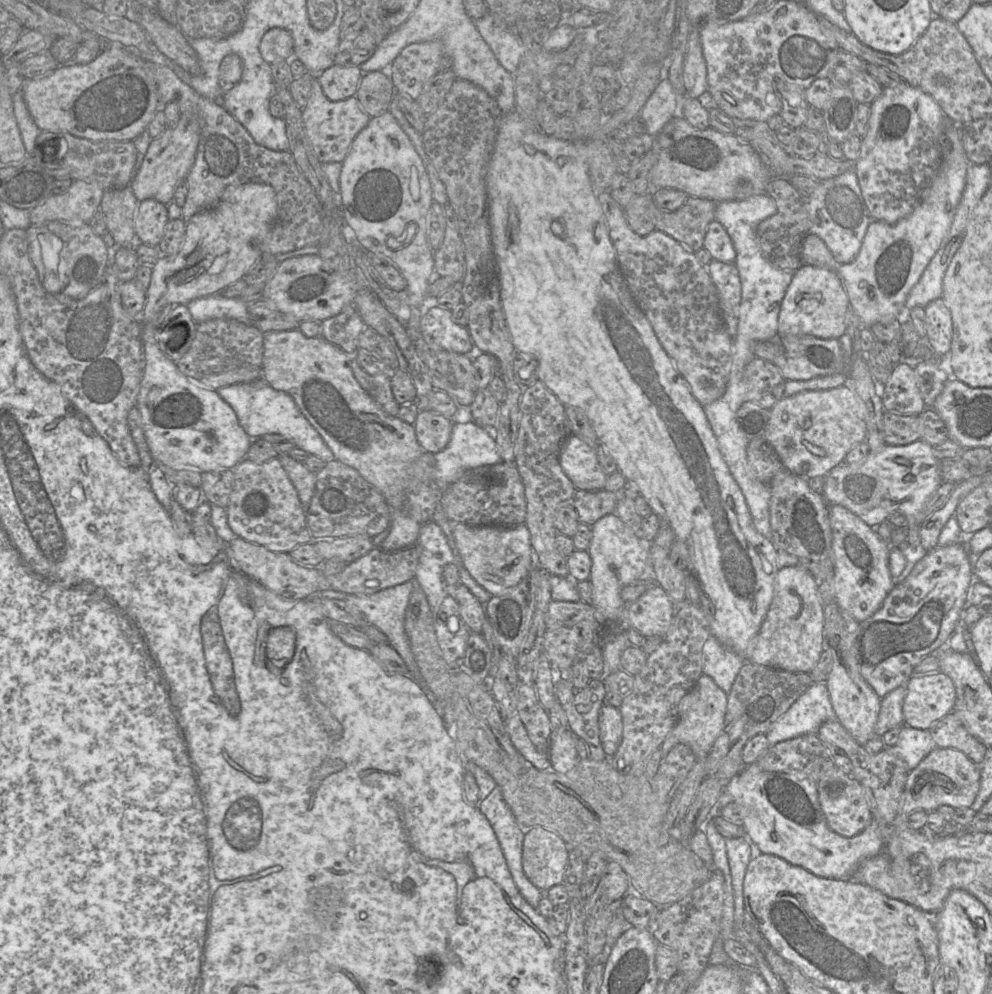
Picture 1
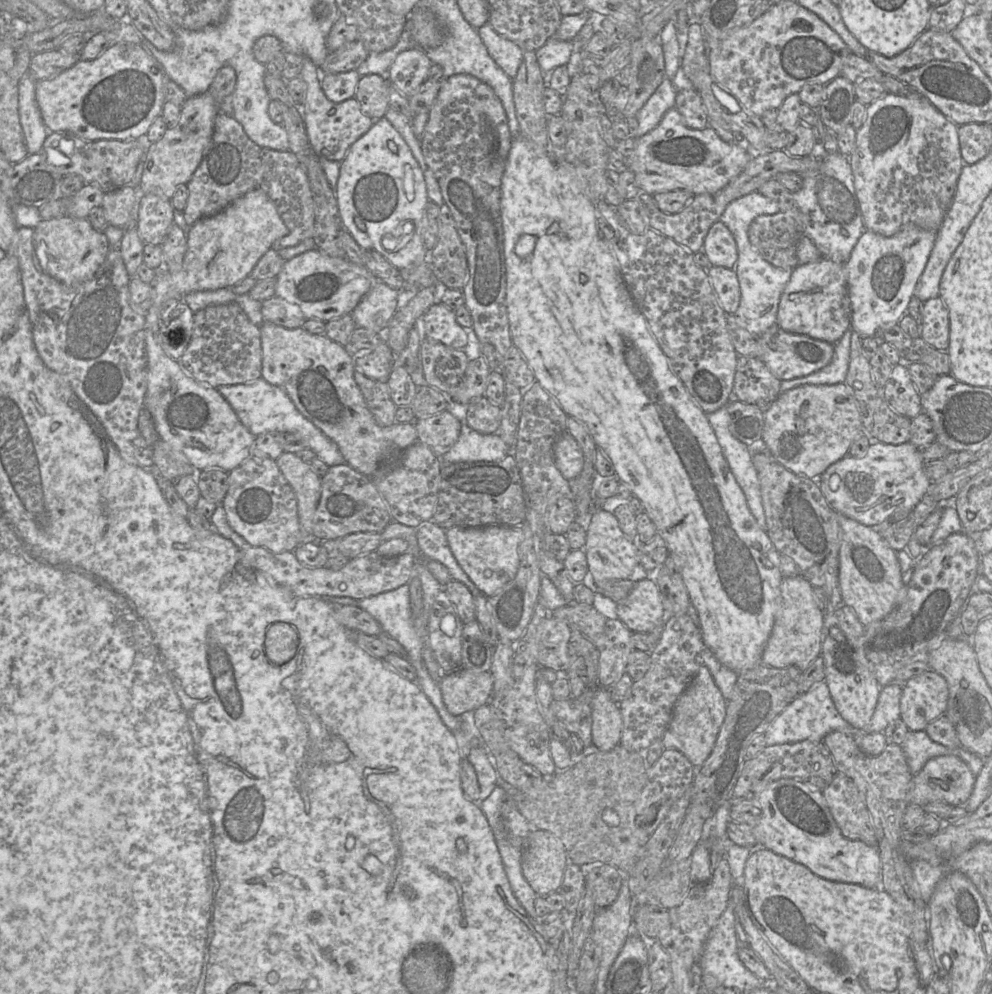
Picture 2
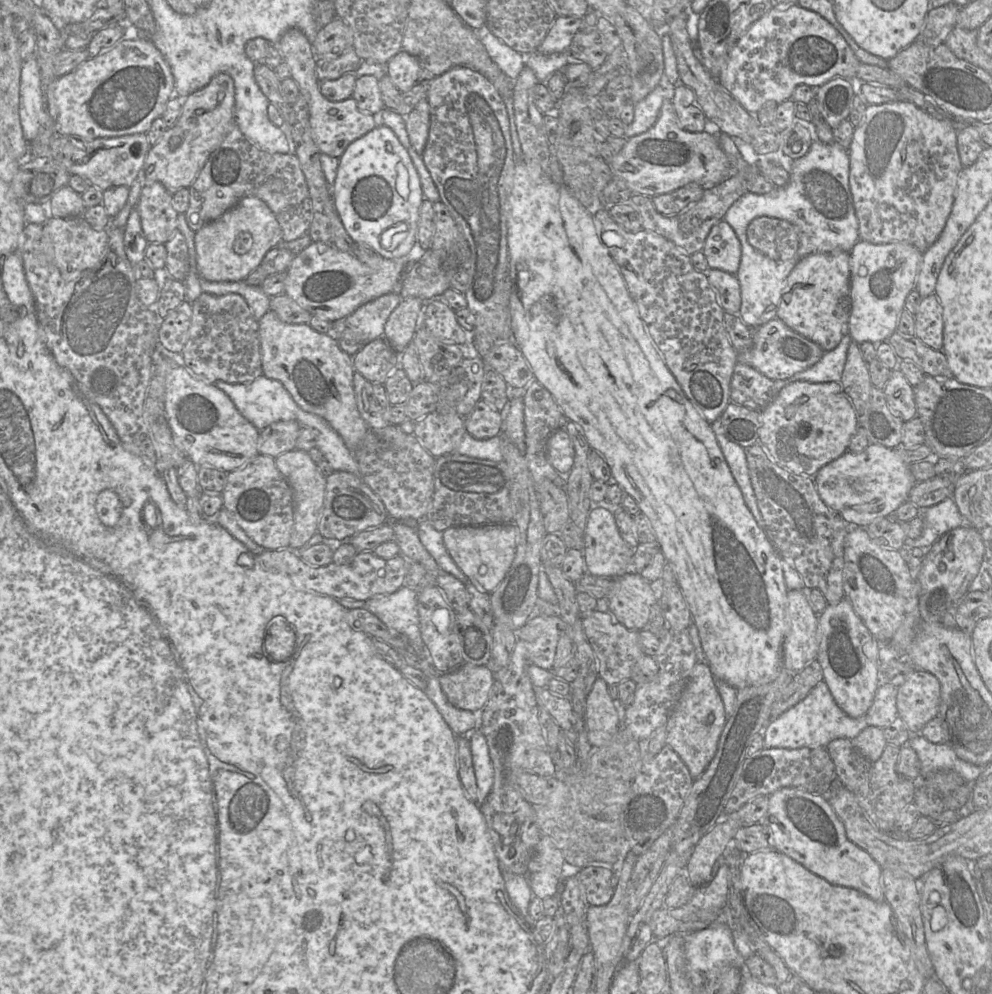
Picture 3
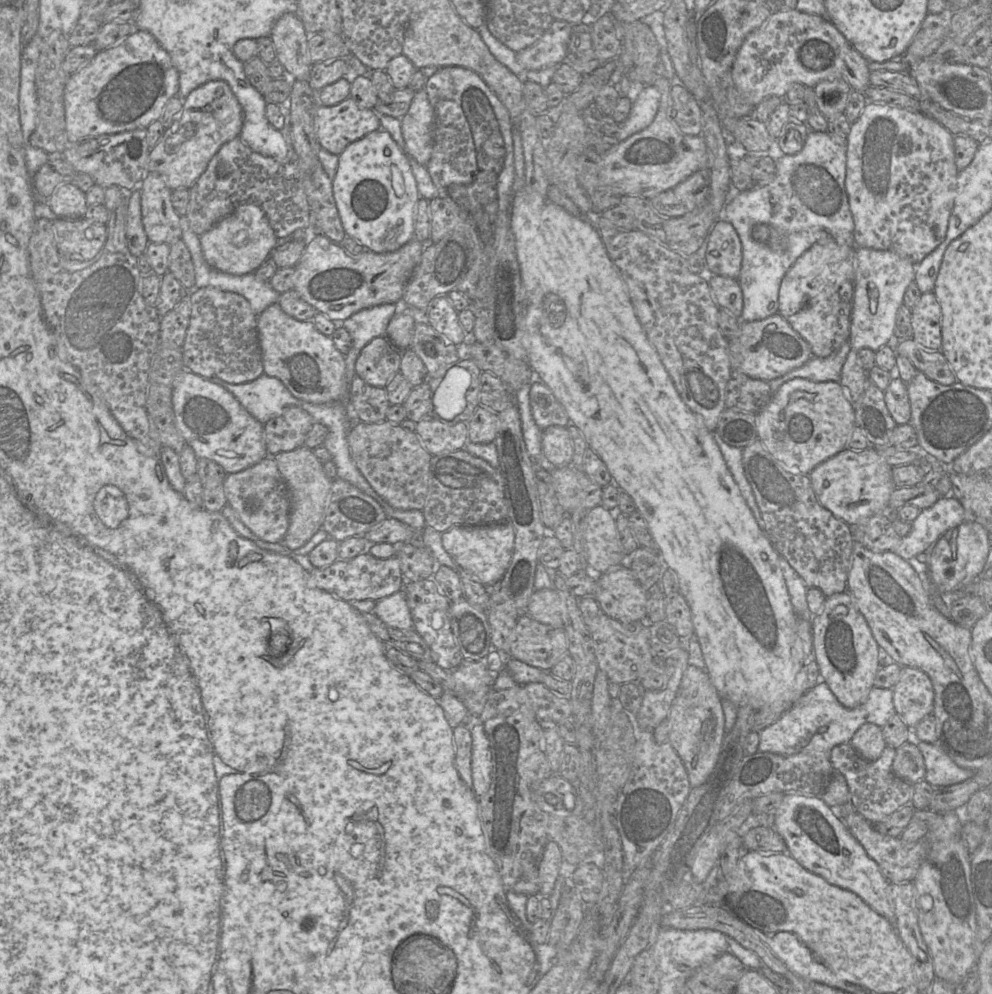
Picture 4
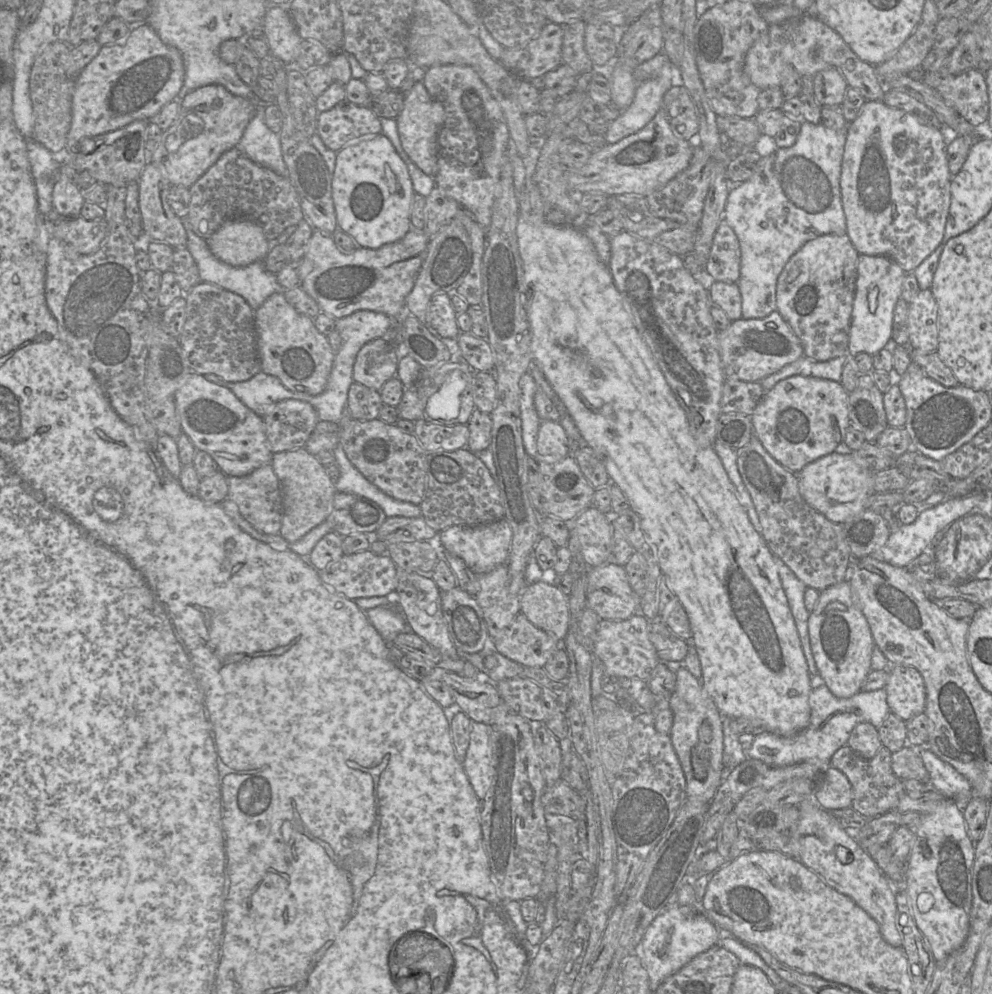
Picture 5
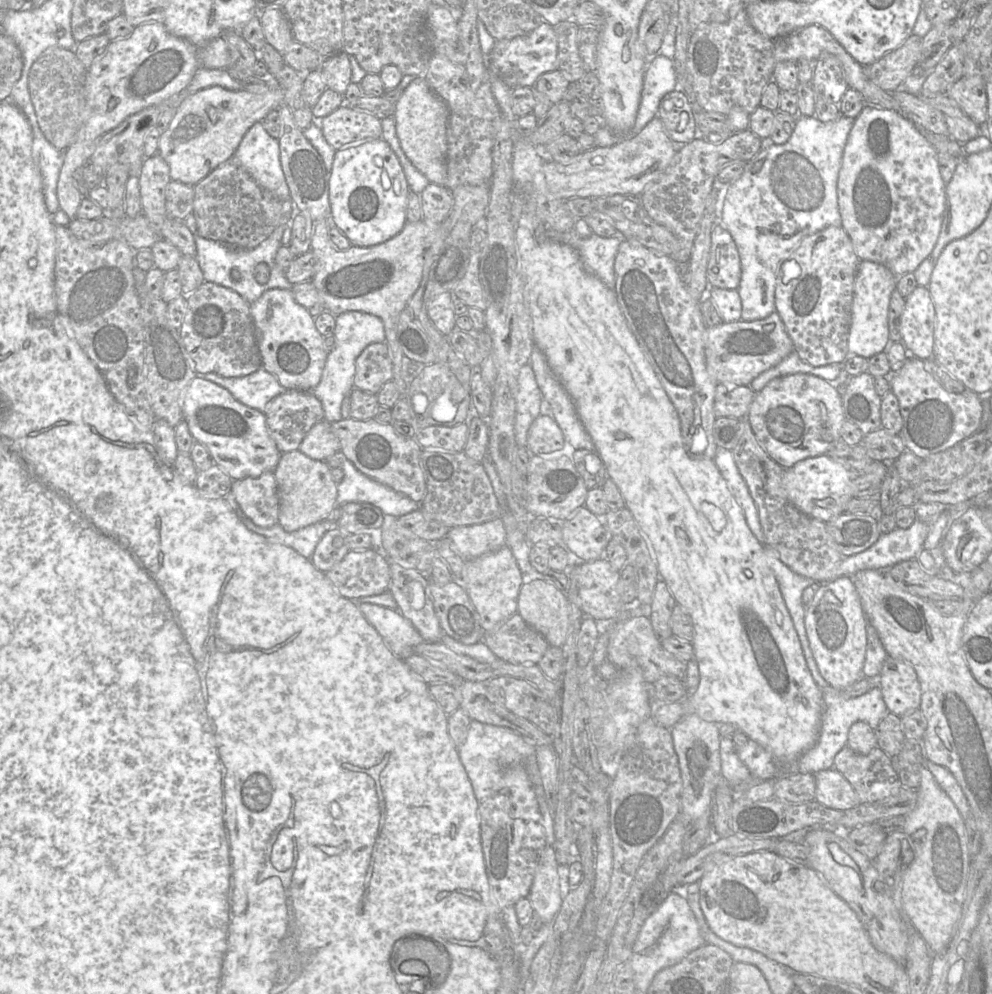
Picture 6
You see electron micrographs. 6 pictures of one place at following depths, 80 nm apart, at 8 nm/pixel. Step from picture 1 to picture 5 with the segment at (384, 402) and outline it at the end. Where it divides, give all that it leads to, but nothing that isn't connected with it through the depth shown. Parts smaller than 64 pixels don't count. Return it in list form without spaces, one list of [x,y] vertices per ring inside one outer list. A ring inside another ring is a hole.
[[[355,381],[351,384],[348,391],[348,407],[354,419],[377,419],[383,405],[379,391]]]

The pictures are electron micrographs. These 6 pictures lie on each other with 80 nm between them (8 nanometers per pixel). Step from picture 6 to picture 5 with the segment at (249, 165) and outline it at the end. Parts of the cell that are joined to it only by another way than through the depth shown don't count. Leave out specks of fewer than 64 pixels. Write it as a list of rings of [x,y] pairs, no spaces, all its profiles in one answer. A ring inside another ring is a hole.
[[[256,103],[256,113],[236,147],[252,161],[273,170],[278,175],[288,177],[279,134],[270,130],[265,123],[264,106],[266,104]]]

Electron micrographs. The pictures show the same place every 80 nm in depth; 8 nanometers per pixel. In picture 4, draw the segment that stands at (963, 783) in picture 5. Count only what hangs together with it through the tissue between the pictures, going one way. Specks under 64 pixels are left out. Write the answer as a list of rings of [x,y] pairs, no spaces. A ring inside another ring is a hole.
[[[917,742],[926,768],[924,780],[933,788],[944,788],[959,784],[971,778],[975,771],[961,768],[938,745]]]

